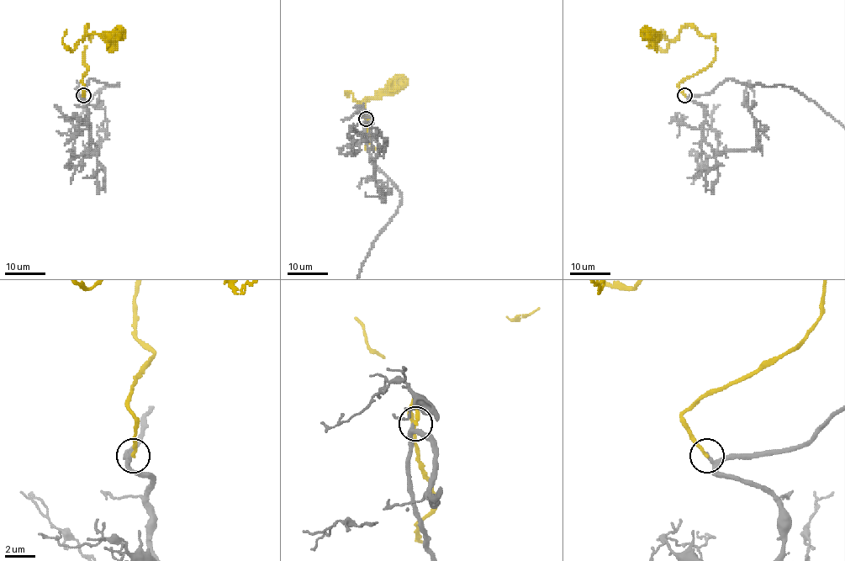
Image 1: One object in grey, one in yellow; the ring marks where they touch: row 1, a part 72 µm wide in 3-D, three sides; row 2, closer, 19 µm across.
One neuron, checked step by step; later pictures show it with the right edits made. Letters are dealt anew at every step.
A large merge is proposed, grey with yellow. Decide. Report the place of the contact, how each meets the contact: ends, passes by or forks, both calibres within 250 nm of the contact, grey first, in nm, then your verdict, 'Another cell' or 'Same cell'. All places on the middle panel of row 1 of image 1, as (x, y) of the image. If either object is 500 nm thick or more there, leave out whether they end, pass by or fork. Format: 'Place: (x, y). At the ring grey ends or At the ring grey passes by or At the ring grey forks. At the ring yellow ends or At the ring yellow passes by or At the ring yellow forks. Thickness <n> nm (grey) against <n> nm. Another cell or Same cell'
Place: (366, 119). At the ring grey passes by. At the ring yellow ends. Thickness 190 nm (grey) against 240 nm. Another cell

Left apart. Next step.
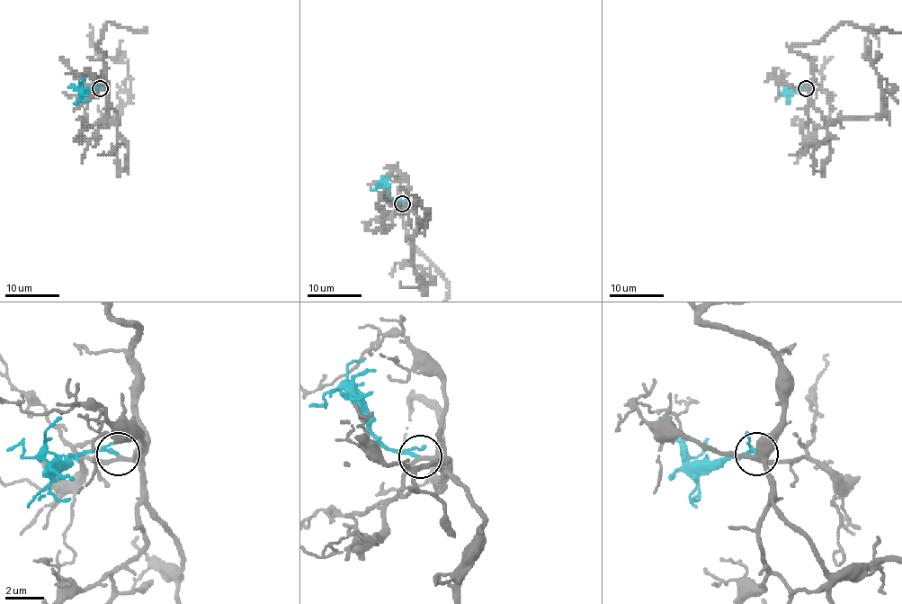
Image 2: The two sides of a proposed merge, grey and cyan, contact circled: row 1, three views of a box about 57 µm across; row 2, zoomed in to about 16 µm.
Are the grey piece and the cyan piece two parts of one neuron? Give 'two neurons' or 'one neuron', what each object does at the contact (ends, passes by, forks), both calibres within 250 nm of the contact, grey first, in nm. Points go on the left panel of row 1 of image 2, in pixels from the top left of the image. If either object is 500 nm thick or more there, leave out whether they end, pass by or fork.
one neuron; grey forks; cyan passes by; calibres 180 and 120 nm

